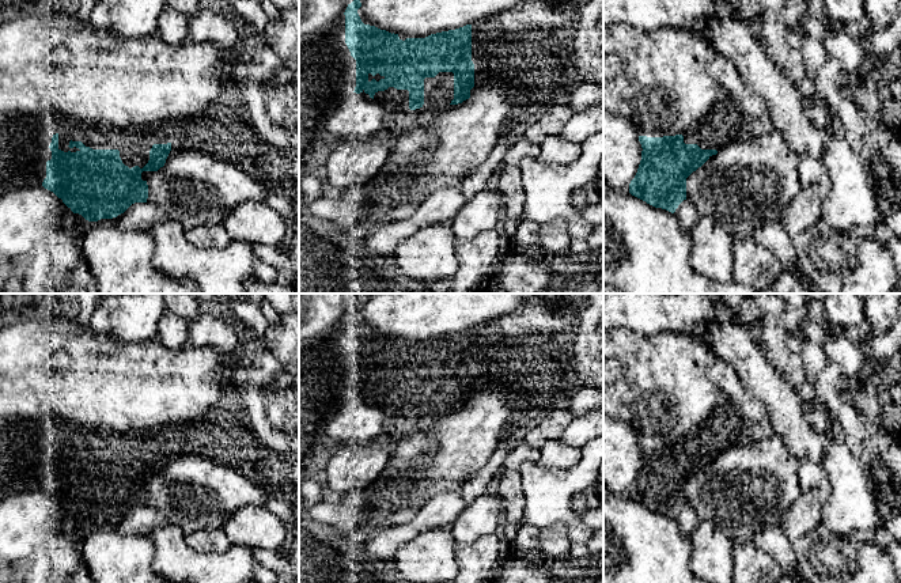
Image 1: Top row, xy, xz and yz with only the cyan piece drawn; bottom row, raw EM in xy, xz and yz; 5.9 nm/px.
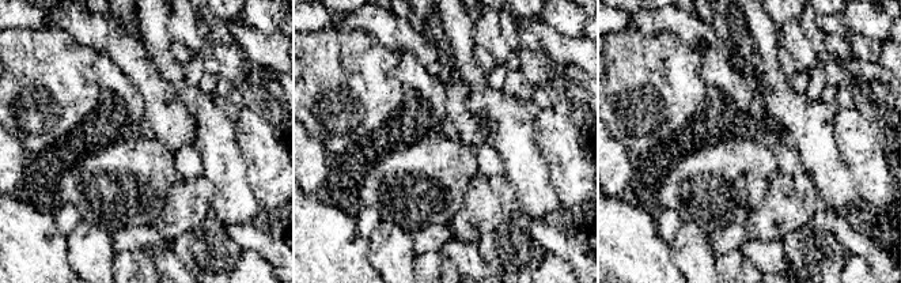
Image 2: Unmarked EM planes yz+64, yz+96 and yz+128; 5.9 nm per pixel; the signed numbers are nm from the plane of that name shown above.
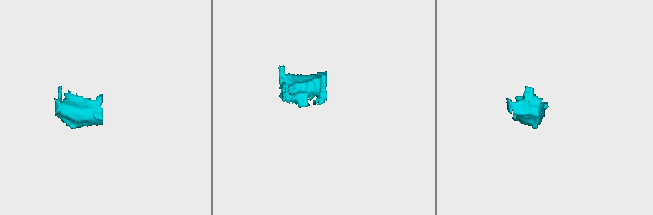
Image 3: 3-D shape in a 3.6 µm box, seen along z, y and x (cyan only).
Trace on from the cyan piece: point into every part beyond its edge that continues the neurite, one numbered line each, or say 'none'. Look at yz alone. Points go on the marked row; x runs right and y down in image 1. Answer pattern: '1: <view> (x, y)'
1: yz (749, 184)

